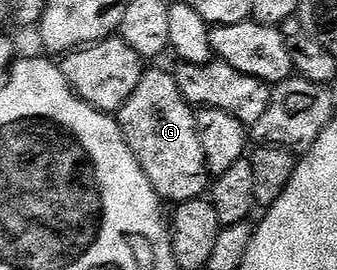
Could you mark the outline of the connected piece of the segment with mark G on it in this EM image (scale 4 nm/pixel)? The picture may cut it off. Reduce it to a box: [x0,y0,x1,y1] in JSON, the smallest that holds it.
[115,68,211,202]

